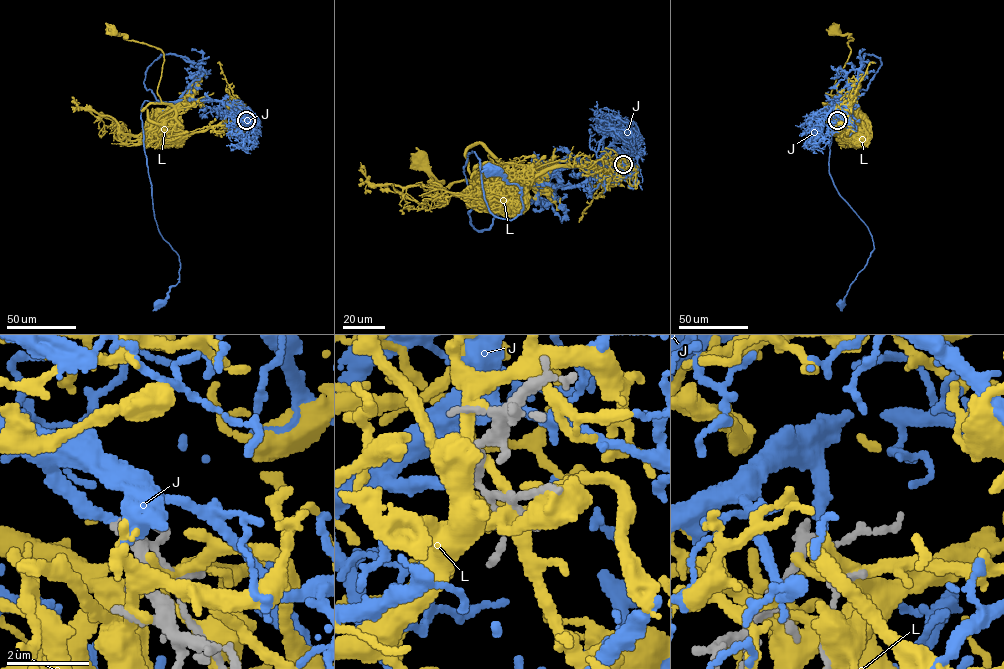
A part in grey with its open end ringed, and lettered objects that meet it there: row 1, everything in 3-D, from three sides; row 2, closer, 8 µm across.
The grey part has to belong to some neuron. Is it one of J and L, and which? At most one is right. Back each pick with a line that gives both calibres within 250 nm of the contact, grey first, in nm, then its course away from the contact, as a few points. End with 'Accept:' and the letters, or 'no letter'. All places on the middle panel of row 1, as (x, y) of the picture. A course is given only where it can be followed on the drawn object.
J: Thickness 240 nm (grey) against 190 nm. Its course: (623, 164), (577, 184), (470, 188), (469, 153), (488, 209), (508, 220), (521, 190), (491, 170)
Accept: J

